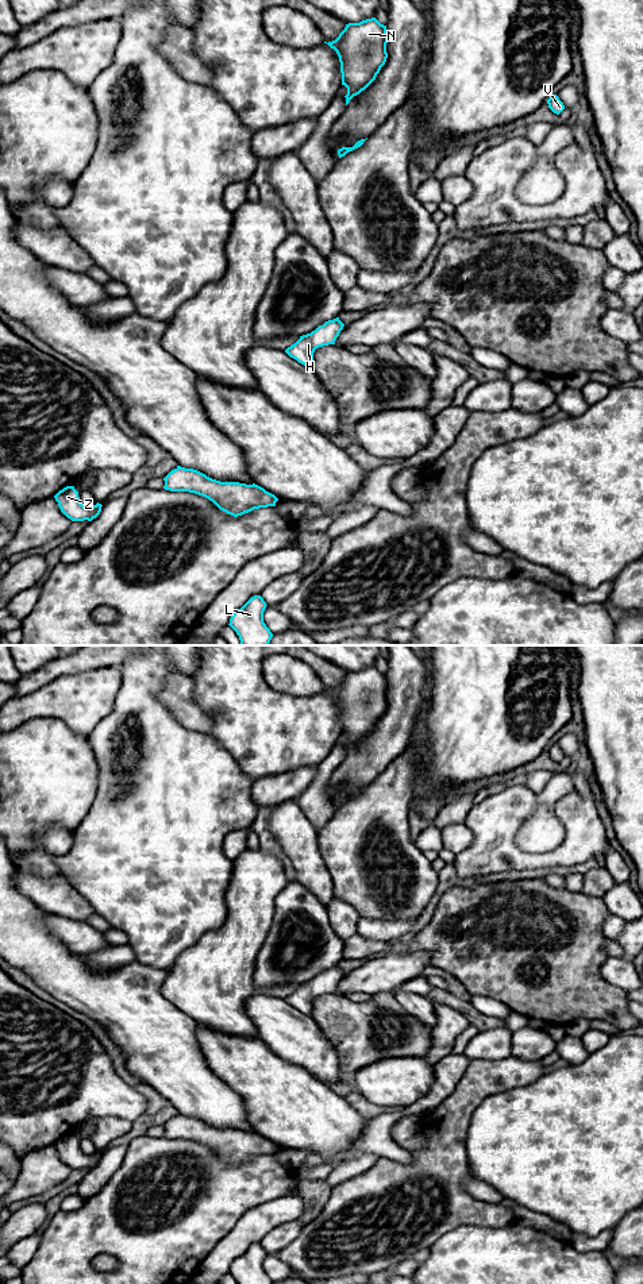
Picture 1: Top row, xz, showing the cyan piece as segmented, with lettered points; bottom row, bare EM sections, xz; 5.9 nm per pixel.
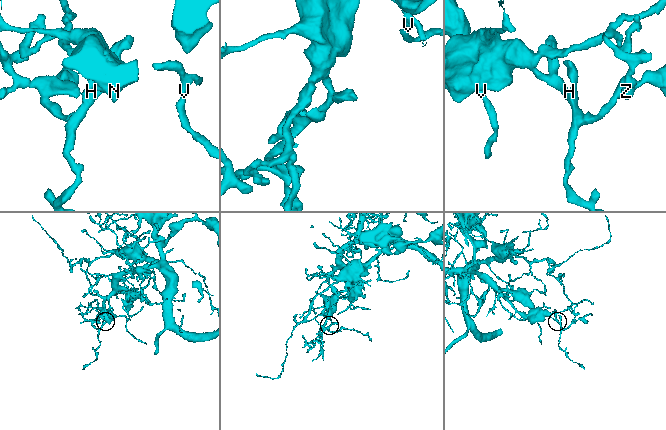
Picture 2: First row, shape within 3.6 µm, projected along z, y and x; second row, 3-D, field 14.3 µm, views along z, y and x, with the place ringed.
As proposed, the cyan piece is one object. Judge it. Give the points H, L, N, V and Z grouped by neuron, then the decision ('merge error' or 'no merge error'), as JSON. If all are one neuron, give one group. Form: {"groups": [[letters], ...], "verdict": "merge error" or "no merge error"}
{"groups": [["H", "L", "N", "V", "Z"]], "verdict": "no merge error"}

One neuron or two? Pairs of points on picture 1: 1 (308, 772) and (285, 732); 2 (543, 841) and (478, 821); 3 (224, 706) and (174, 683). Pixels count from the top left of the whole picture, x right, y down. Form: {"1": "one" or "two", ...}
{"1": "two", "2": "two", "3": "two"}

